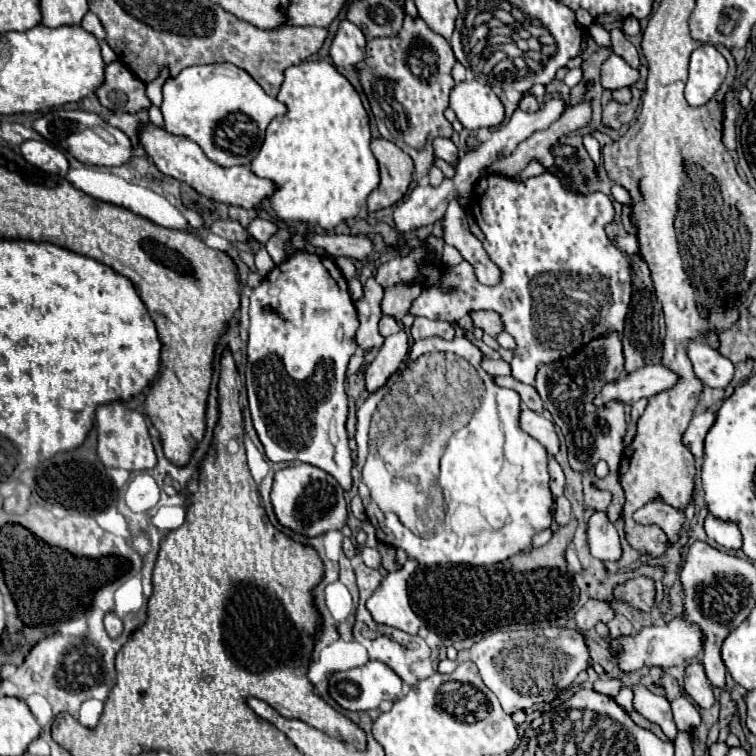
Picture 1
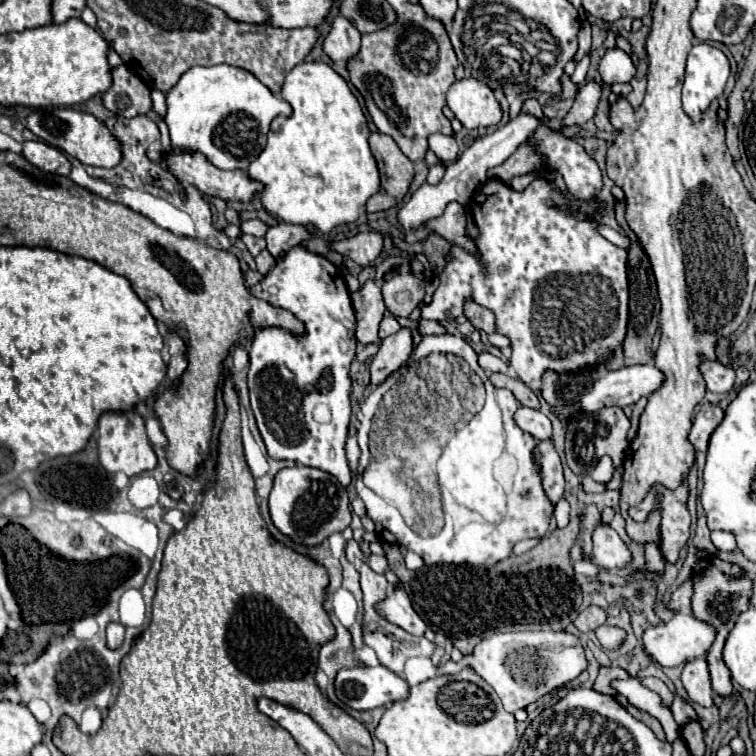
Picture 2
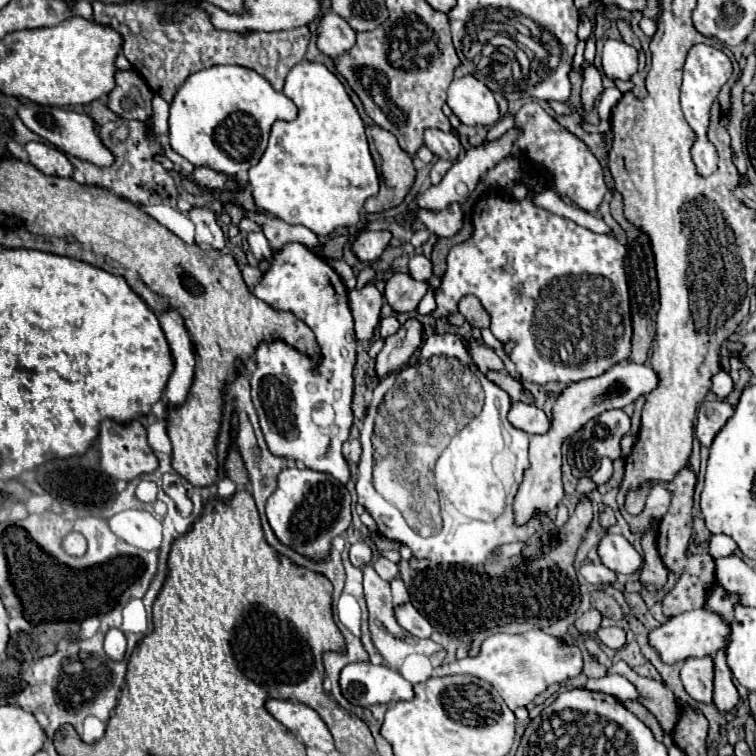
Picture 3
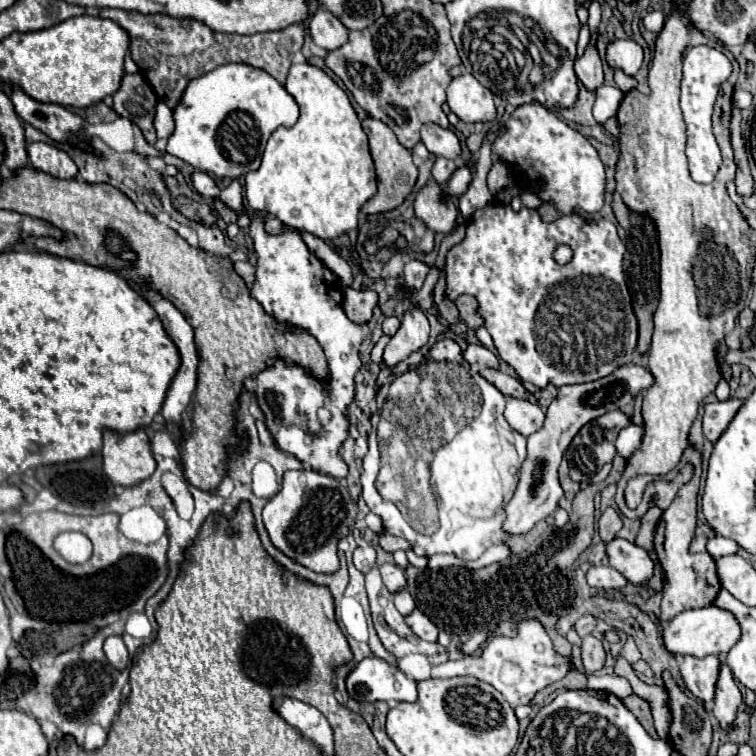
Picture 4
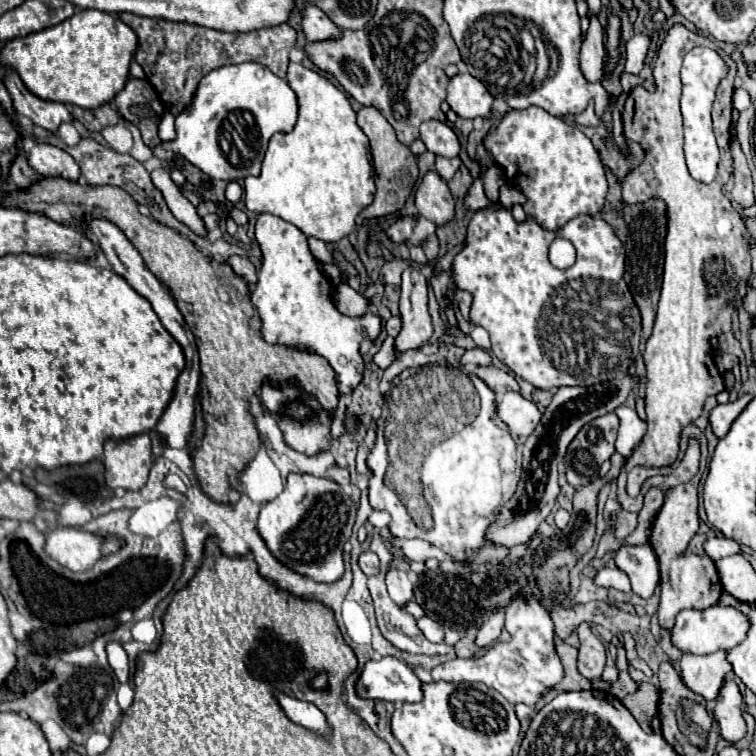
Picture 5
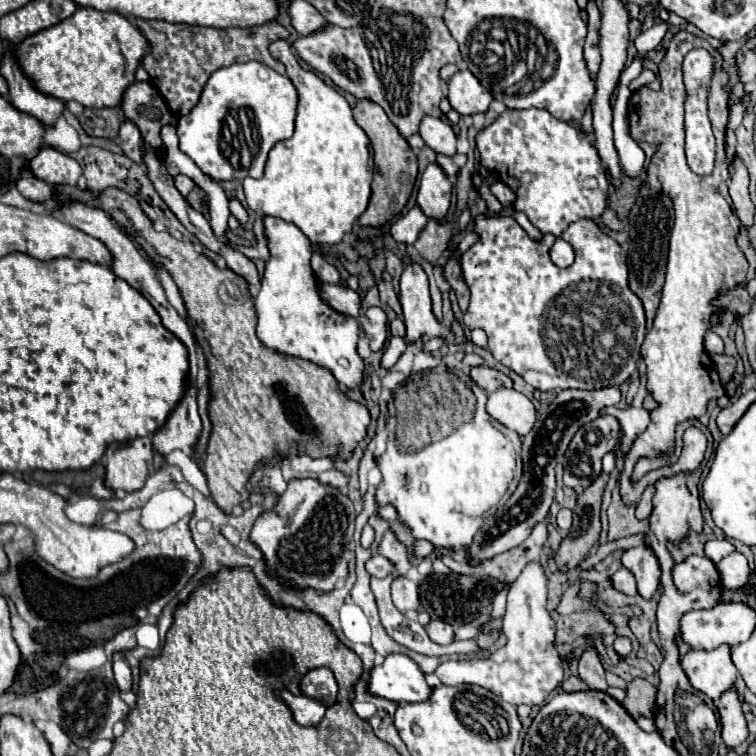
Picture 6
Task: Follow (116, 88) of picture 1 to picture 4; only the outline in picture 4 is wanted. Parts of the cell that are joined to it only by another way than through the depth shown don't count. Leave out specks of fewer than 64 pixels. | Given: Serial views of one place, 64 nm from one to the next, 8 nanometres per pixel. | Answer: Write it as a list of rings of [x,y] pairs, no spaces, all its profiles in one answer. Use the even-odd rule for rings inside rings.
[[[126,74],[122,78],[120,90],[112,96],[112,100],[116,114],[132,120],[142,130],[146,142],[152,146],[156,142],[154,116],[156,116],[158,96],[150,88],[150,98],[148,98],[146,78],[142,74]]]

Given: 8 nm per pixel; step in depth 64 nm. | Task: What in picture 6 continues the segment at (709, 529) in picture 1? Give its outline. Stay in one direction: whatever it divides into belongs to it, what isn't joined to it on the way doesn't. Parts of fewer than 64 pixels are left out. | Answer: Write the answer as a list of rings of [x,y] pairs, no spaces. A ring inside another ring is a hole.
[[[710,540],[710,542],[706,542],[706,556],[714,564],[718,564],[724,556],[728,556],[732,552],[734,552],[734,546],[728,540]]]

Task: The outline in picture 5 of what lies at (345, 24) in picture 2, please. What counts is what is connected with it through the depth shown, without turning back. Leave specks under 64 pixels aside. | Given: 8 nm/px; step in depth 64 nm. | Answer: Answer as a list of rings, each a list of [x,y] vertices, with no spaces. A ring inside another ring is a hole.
[[[306,4],[302,10],[302,20],[300,20],[302,32],[306,36],[306,40],[328,40],[328,36],[340,36],[340,28],[336,28],[336,24],[332,24],[332,20],[328,20],[328,16],[324,16],[324,12],[320,12],[320,8]]]

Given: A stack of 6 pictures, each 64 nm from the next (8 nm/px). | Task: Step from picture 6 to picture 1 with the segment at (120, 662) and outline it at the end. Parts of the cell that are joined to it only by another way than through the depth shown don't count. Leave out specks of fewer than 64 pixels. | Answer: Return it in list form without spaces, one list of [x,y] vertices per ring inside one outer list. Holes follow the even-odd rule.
[[[114,612],[106,614],[106,618],[104,618],[104,626],[106,626],[106,632],[108,632],[110,638],[118,638],[118,636],[122,634],[122,620],[120,620]]]

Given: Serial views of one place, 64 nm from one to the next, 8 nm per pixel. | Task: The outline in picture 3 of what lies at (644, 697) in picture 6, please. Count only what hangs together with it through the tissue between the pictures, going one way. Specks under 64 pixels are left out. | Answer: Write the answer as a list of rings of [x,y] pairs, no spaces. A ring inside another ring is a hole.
[[[624,700],[624,706],[638,718],[638,720],[642,720],[650,730],[652,730],[652,734],[656,736],[656,740],[662,740],[662,730],[660,730],[660,724],[656,722],[656,718],[648,712],[648,708],[644,708],[638,700]]]

